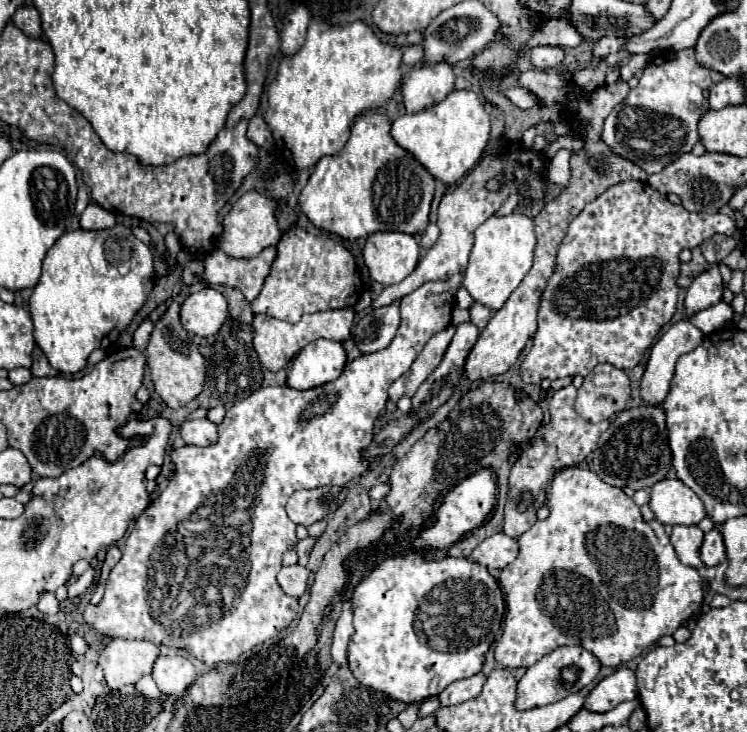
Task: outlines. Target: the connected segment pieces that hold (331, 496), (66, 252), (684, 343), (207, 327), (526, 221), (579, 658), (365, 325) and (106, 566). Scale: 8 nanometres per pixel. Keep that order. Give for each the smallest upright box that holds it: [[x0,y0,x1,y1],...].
[[287,485,347,527],[29,231,155,375],[641,317,703,405],[181,287,227,337],[465,211,535,311],[515,645,601,709],[355,303,399,353],[99,545,121,583]]

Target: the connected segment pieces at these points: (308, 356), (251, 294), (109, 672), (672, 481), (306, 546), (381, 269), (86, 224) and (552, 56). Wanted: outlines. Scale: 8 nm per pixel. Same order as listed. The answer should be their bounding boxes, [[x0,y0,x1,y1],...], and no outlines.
[[287,339,345,391],[205,247,277,303],[99,639,159,691],[649,477,707,525],[297,537,315,567],[363,231,419,285],[79,203,115,229],[531,47,563,69]]

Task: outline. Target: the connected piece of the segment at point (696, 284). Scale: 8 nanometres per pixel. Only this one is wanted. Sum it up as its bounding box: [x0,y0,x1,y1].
[685,263,723,315]

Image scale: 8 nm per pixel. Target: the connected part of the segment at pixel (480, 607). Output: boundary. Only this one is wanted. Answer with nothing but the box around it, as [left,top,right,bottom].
[349,471,505,703]

